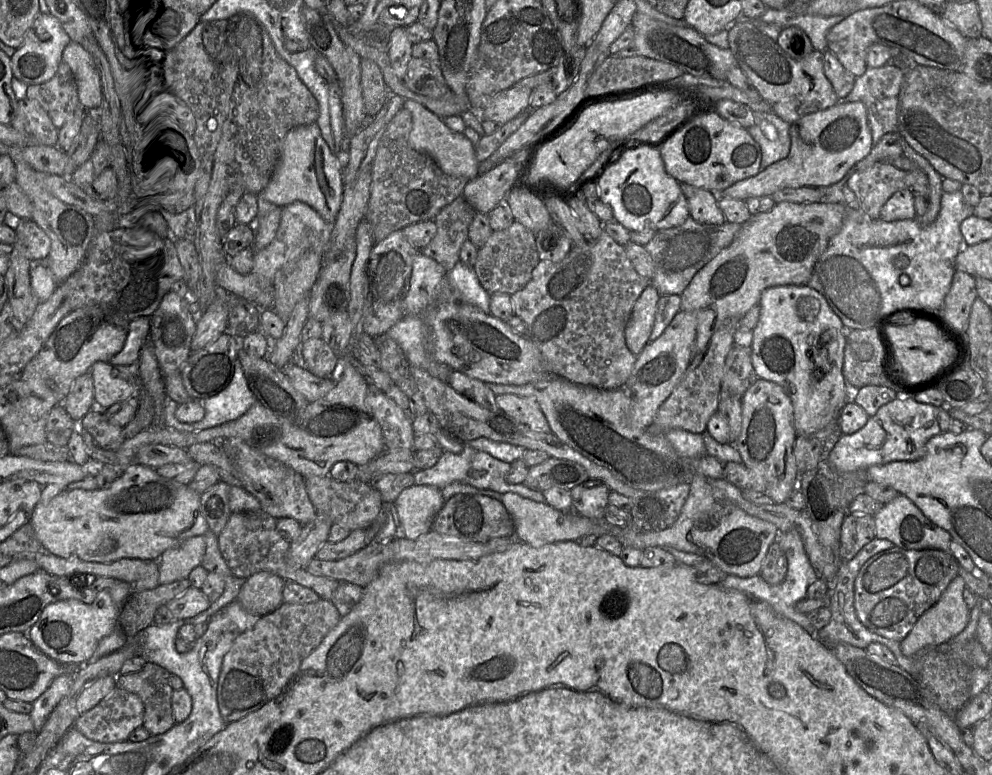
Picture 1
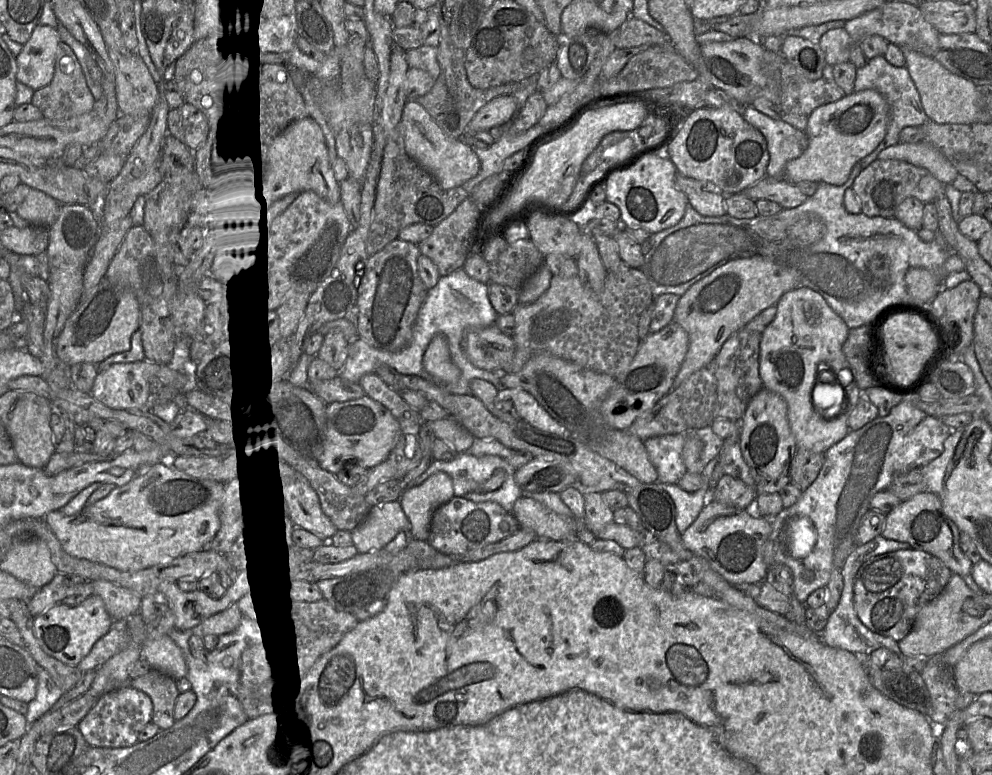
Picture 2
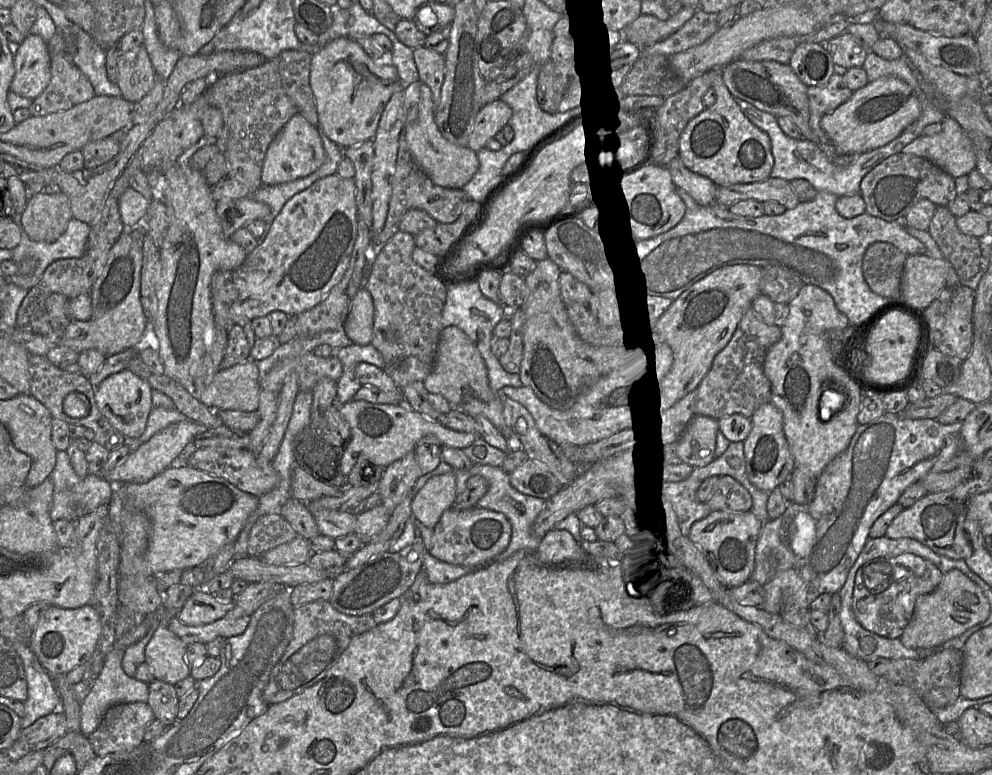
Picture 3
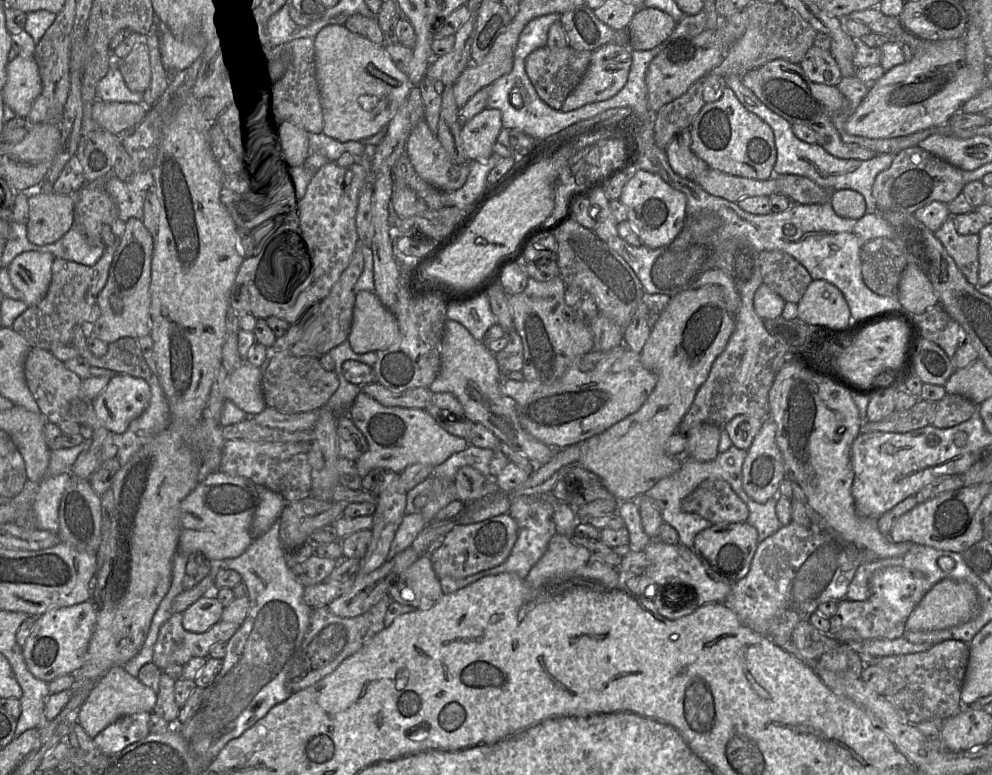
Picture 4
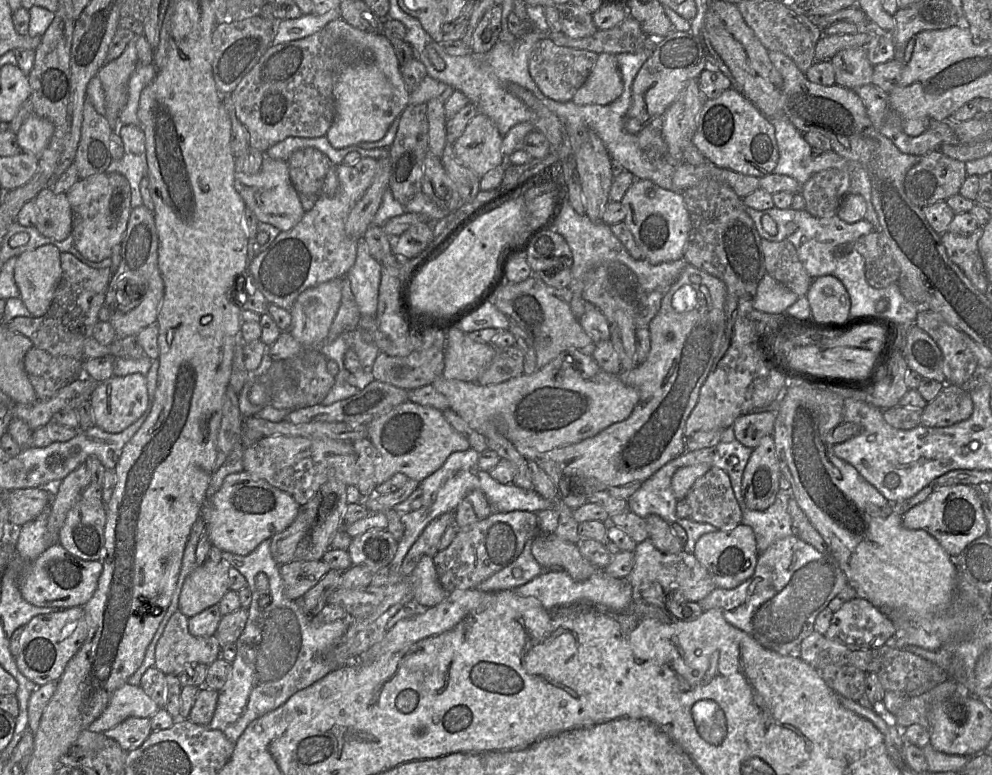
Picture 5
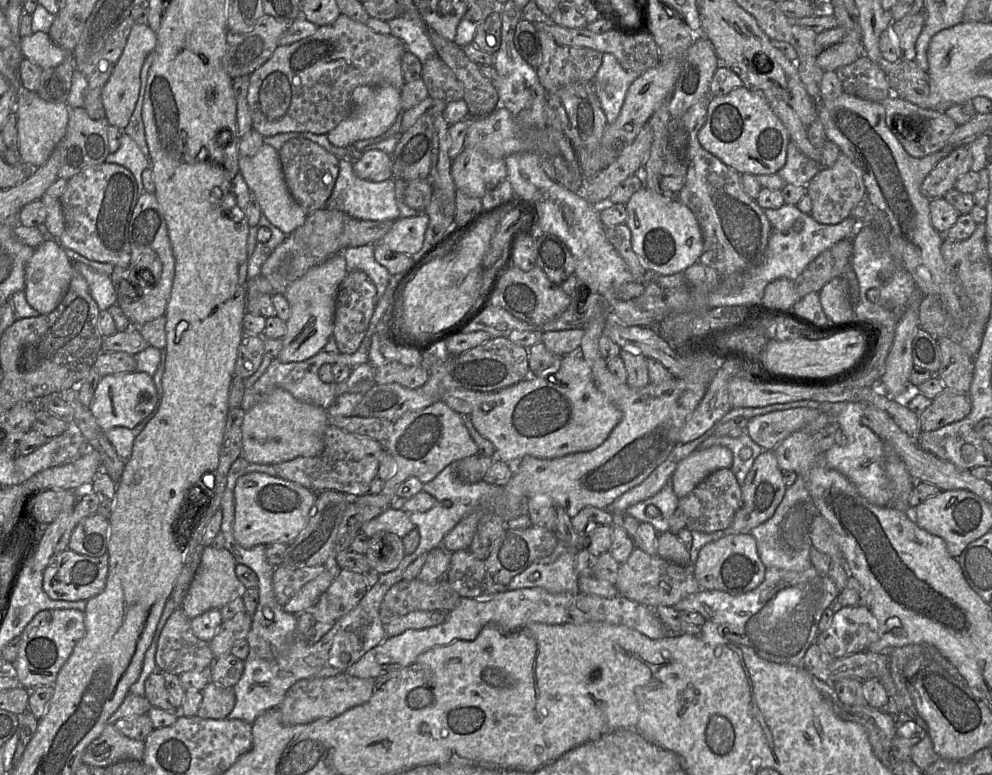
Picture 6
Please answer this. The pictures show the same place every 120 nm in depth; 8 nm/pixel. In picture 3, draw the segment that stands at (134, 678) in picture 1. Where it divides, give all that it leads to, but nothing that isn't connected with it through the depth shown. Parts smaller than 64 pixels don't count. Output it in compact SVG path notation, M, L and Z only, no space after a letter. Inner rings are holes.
M154 679L149 685L148 704L156 719L166 727L177 720L179 697L173 684Z

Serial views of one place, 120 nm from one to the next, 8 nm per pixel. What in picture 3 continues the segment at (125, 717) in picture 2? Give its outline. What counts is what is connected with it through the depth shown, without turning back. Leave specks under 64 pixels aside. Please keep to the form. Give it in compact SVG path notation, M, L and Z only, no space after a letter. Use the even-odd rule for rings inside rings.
M147 702L121 703L110 707L97 729L88 737L97 756L126 752L144 742L144 732L155 719Z

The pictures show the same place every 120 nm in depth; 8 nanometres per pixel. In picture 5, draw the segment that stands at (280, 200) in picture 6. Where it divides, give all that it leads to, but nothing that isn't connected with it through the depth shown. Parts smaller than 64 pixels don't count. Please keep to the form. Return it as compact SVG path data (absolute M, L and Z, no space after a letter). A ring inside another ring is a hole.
M265 155L257 174L235 173L234 188L242 197L246 208L250 209L259 222L268 223L280 231L288 231L301 221L305 214L289 176L287 161Z

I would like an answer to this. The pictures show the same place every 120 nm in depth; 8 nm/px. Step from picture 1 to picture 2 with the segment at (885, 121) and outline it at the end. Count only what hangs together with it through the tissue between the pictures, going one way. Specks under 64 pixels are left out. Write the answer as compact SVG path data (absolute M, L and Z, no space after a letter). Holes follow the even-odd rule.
M876 56L856 72L854 92L863 90L877 91L889 105L889 121L884 140L869 155L862 158L862 170L877 160L879 153L887 147L899 143L900 131L905 127L922 126L929 121L920 100L919 93L906 67L895 67L891 65L883 56Z

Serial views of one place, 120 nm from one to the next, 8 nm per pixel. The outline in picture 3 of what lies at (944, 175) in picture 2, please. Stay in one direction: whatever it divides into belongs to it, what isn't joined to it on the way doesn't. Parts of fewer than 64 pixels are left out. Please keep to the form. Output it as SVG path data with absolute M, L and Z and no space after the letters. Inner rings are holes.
M945 117L942 123L940 133L919 136L901 152L930 161L954 179L969 174L976 165L972 140L954 119Z

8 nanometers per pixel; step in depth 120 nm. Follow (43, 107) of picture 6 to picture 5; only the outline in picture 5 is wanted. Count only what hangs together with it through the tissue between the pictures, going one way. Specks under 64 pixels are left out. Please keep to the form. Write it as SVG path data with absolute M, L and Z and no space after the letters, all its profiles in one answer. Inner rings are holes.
M35 113L30 114L16 134L21 151L40 158L51 141L54 129L54 125L50 120Z

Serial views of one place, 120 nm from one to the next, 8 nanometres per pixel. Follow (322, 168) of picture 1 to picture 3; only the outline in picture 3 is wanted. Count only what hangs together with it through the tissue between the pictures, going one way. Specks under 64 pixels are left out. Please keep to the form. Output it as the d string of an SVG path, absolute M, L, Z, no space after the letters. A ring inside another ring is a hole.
M297 113L279 130L267 149L261 172L262 185L278 185L308 176L324 163L325 158L318 128Z

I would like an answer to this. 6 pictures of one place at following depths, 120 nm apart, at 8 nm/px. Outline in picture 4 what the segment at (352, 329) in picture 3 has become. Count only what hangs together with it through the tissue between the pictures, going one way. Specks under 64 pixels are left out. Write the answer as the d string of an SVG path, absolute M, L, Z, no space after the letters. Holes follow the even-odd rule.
M375 292L357 293L352 327L347 339L354 352L385 350L399 338L396 318L382 305Z

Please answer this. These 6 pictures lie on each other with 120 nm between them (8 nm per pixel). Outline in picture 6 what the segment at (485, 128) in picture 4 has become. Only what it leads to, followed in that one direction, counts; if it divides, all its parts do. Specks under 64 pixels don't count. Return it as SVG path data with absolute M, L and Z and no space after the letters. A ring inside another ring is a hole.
M464 148L452 161L452 177L456 190L482 199L506 179L505 159Z

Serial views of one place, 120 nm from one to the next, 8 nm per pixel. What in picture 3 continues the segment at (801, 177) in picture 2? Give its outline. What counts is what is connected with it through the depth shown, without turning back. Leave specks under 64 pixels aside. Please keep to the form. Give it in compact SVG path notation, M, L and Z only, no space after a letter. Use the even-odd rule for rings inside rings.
M888 76L868 83L865 87L853 92L851 97L836 108L825 114L820 121L821 128L827 134L839 156L858 156L862 153L879 148L898 137L921 114L922 106L917 92L904 81Z

